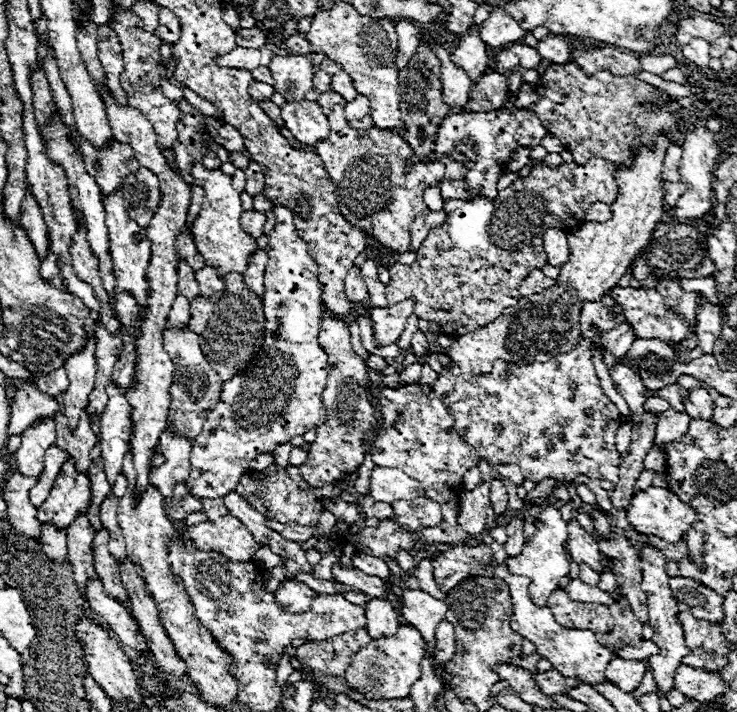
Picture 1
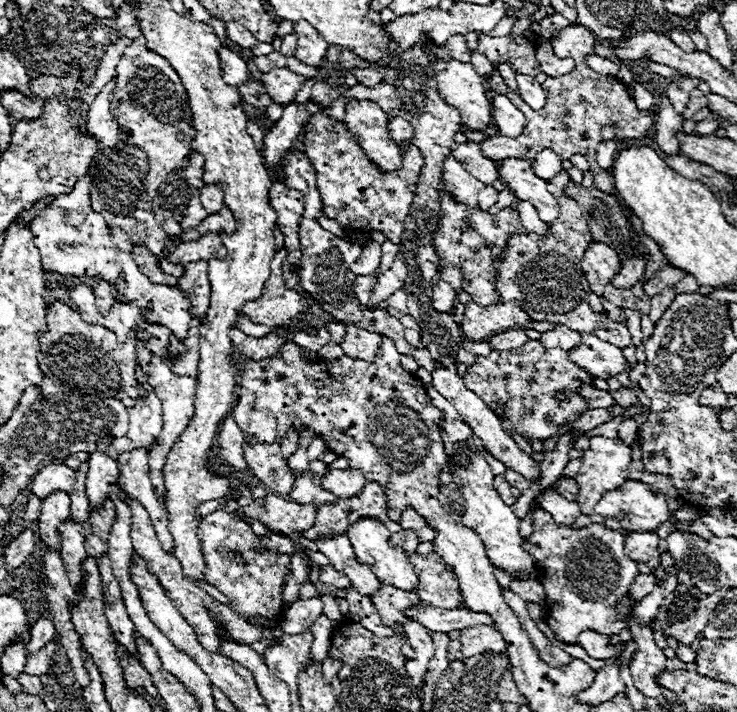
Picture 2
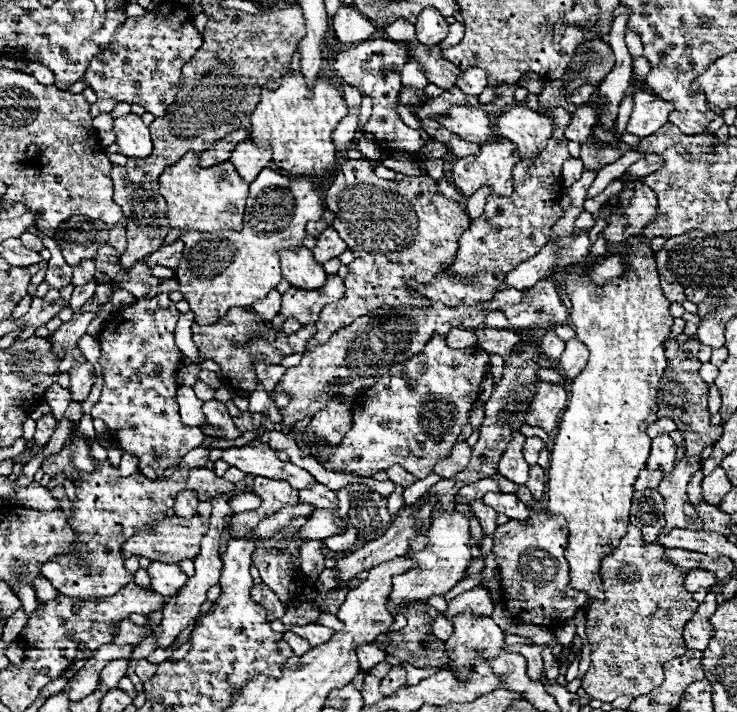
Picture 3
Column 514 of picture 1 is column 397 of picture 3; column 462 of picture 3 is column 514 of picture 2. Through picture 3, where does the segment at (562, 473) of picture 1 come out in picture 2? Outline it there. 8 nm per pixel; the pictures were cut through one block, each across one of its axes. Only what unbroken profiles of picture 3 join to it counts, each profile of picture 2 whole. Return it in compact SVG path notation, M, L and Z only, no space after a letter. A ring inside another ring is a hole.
M528 340L524 346L514 348L514 350L504 350L504 352L494 350L486 358L480 356L476 360L476 364L468 368L468 372L464 376L464 384L466 384L466 388L472 388L472 392L476 392L492 408L492 412L496 412L500 418L510 418L514 422L516 430L524 438L546 440L556 434L558 426L572 424L586 410L586 402L576 394L576 388L580 386L580 382L590 380L590 378L592 376L588 372L584 372L582 368L578 368L574 362L568 360L566 350L544 348L538 340Z

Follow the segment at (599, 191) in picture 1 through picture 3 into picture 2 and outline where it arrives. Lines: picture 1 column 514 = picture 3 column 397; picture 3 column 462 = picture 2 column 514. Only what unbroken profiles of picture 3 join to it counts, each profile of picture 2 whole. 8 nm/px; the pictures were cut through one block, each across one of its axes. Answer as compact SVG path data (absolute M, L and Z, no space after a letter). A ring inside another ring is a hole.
M440 182L440 202L442 202L440 224L436 226L436 234L434 234L434 248L438 252L440 270L444 266L458 266L464 274L462 290L468 292L476 304L500 302L500 296L494 286L498 266L492 264L492 260L502 254L506 240L512 232L526 234L524 226L520 224L520 216L516 214L514 208L504 208L498 214L490 216L488 212L478 212L464 204L456 204L452 196L444 190L442 182Z

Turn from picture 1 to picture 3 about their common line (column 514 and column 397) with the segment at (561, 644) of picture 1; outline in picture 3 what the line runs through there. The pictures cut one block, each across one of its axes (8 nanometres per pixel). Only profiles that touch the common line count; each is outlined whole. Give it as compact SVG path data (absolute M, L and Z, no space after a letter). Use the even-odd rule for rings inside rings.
M436 512L432 528L428 530L430 546L422 552L410 552L410 556L418 562L416 568L408 570L406 574L394 576L394 586L388 596L388 612L394 616L394 624L390 626L390 632L402 630L406 626L406 618L400 612L404 604L414 604L414 602L428 602L432 596L444 596L450 592L462 578L464 572L472 560L470 556L470 546L468 546L468 516L452 512L452 514L442 514Z

